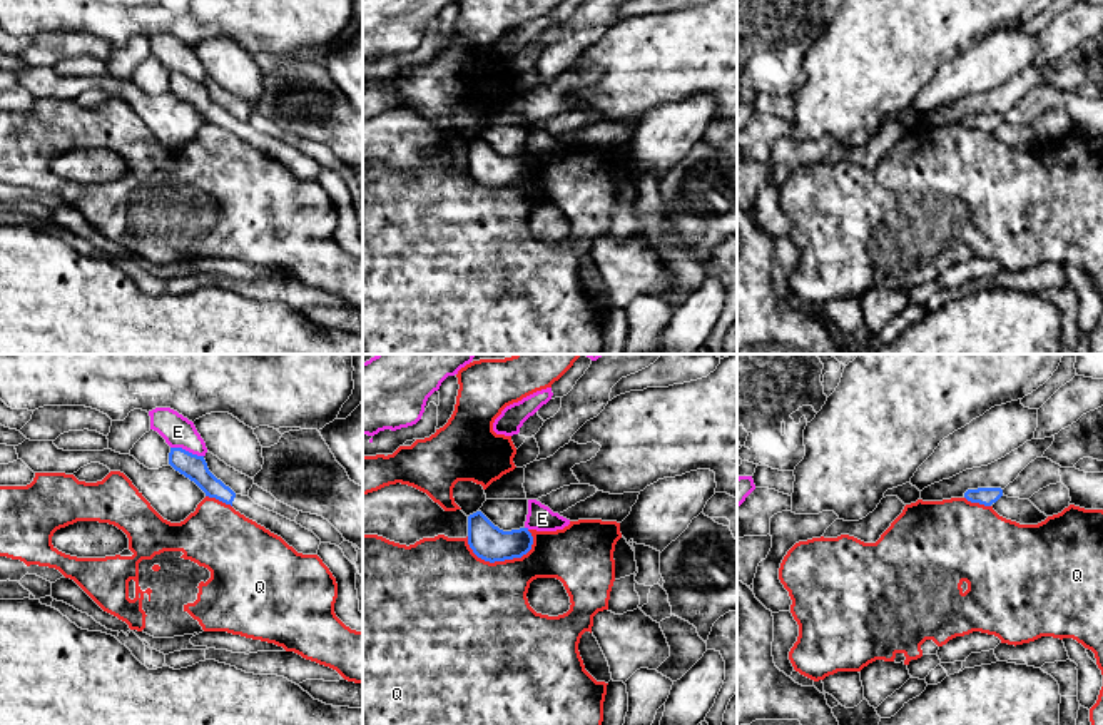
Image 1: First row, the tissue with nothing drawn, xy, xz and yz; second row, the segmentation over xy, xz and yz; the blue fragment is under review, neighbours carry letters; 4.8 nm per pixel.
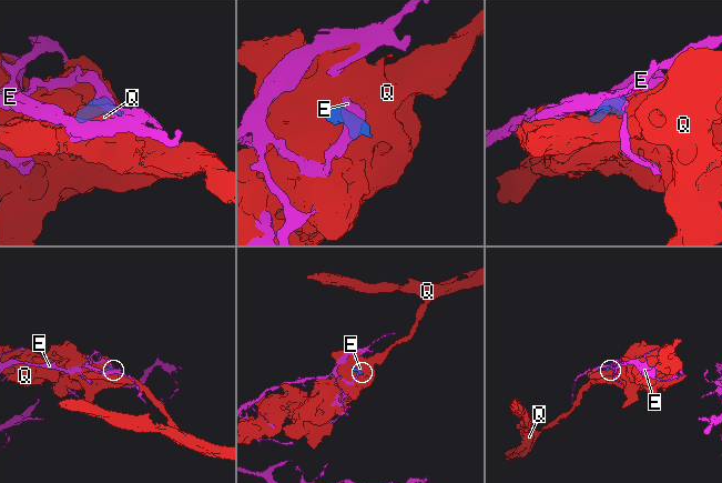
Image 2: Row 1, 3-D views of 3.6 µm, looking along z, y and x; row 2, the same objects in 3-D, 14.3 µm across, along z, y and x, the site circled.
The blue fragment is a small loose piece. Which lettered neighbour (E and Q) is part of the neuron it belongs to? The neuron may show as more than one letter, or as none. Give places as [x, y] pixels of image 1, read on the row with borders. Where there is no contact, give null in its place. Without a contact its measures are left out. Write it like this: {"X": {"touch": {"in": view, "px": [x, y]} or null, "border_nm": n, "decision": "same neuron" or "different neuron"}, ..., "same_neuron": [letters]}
{"E": {"touch": {"in": "xy", "px": [188, 451]}, "border_nm": 170, "decision": "different neuron"}, "Q": {"touch": {"in": "xz", "px": [497, 560]}, "border_nm": 320, "decision": "different neuron"}, "same_neuron": []}

